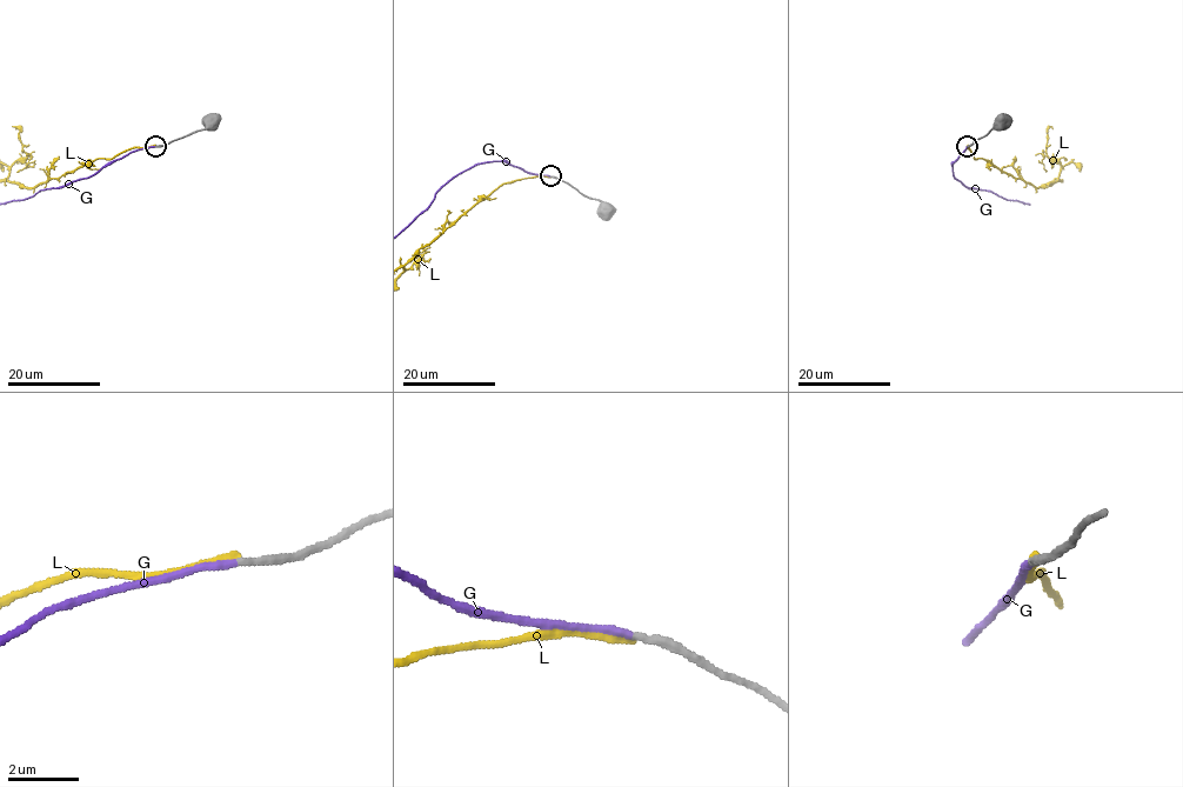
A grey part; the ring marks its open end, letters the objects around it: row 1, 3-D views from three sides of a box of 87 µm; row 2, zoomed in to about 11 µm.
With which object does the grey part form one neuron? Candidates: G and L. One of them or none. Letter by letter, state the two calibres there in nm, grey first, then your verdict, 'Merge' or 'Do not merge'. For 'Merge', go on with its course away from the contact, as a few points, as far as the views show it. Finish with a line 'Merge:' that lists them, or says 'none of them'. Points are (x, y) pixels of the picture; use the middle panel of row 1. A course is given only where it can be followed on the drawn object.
G: Thickness 200 nm (grey) against 200 nm. Merge
L: Thickness 240 nm (grey) against 220 nm. Do not merge
Merge: G

